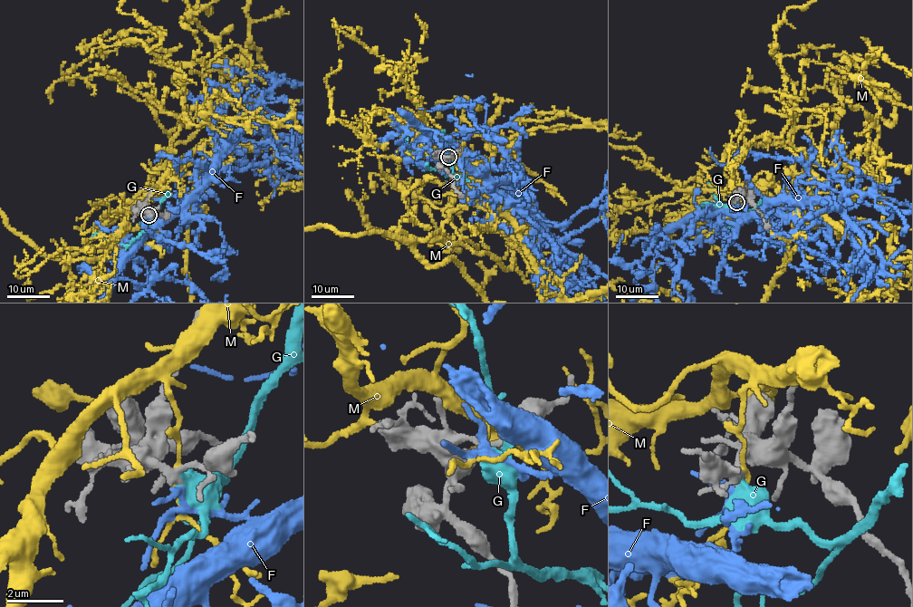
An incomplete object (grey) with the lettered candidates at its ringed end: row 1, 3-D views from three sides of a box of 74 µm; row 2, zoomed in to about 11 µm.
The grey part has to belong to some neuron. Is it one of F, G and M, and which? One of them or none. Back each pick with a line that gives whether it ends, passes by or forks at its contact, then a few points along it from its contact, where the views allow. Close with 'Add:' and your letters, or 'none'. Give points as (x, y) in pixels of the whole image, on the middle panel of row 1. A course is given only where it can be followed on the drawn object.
F: it forks
Add: F

